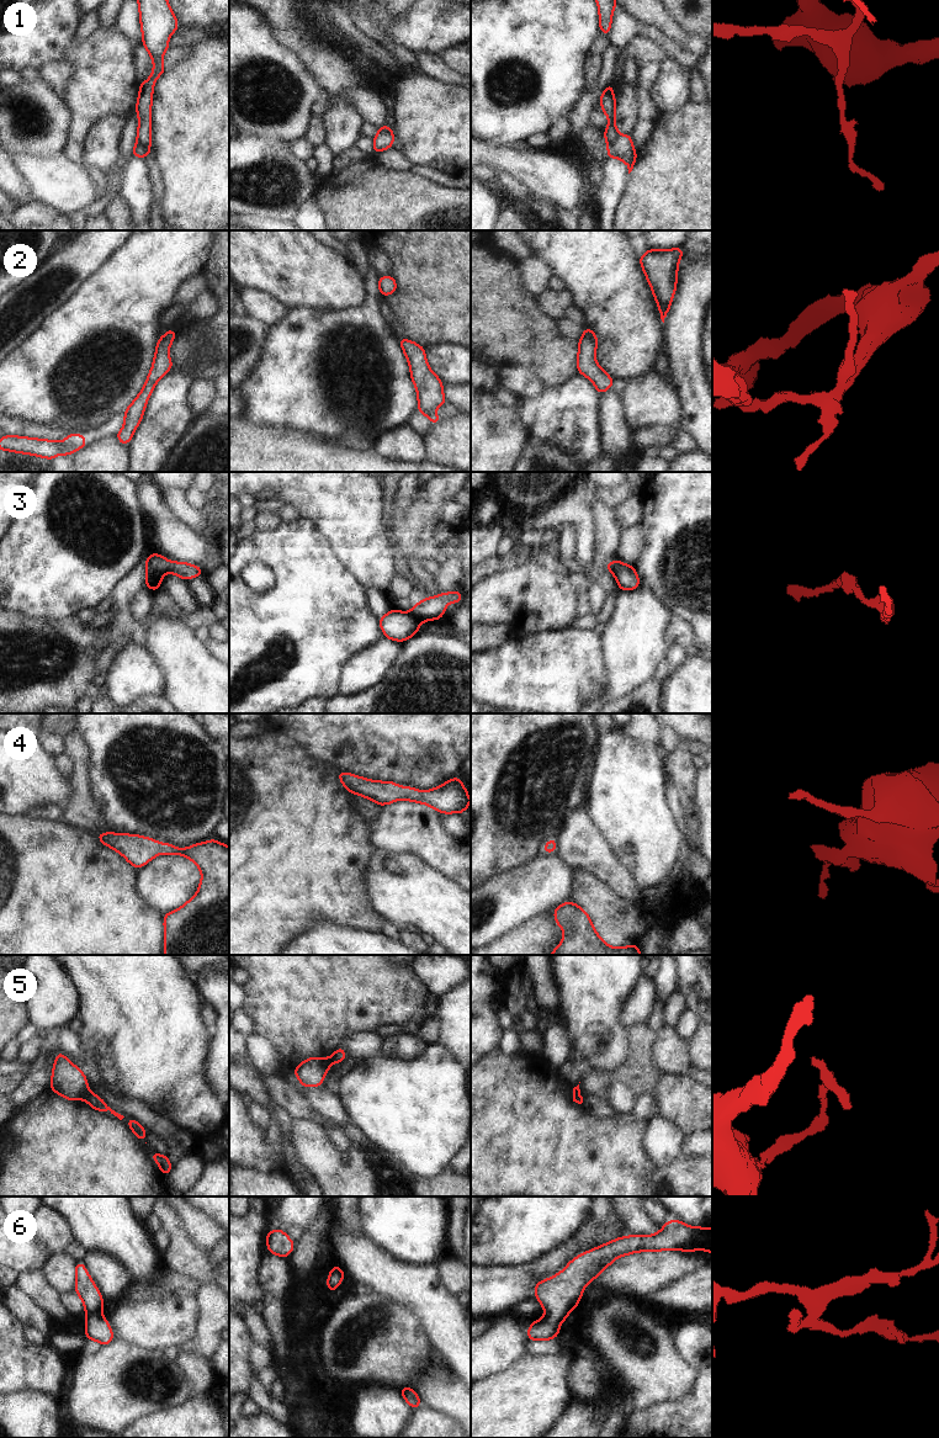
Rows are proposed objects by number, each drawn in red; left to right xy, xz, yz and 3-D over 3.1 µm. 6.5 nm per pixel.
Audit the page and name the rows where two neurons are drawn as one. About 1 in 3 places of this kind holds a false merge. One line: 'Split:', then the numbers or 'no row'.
Split: 1, 5.

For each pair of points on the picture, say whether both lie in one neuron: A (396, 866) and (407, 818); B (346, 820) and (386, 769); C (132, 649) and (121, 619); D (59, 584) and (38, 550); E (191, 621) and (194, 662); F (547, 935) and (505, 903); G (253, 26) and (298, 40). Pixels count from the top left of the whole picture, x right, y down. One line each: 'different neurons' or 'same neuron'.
A: different neurons
B: different neurons
C: different neurons
D: same neuron
E: different neurons
F: different neurons
G: different neurons

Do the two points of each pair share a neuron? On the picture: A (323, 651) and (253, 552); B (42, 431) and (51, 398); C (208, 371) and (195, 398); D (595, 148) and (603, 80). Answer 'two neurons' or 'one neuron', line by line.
A: one neuron
B: two neurons
C: two neurons
D: one neuron

